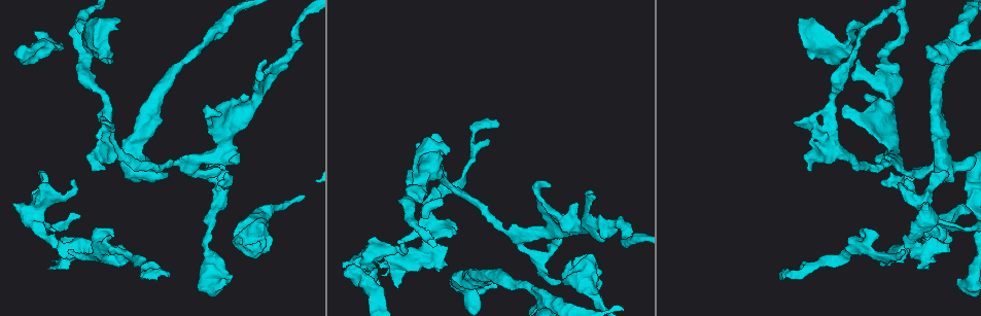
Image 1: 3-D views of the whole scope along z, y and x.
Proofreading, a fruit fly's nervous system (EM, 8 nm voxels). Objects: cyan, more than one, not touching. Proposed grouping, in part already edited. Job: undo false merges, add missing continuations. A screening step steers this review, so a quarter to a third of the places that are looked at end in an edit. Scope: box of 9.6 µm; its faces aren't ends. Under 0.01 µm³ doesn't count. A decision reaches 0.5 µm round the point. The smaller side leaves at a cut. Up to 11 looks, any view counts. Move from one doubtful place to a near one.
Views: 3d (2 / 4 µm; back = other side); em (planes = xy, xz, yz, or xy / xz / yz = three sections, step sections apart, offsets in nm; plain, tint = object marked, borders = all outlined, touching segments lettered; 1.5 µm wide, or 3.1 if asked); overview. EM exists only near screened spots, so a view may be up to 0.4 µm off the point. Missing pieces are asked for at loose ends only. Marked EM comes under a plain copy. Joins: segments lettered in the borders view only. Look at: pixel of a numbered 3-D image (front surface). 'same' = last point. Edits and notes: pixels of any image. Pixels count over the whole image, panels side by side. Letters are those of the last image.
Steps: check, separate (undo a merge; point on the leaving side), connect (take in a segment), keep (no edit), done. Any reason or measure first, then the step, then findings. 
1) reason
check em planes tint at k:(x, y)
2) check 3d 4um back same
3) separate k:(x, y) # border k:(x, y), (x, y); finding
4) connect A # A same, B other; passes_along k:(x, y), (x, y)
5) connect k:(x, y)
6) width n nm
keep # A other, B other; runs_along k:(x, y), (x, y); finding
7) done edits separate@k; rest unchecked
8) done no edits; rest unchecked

free end
check 3d 2um back at 1:(902, 183)

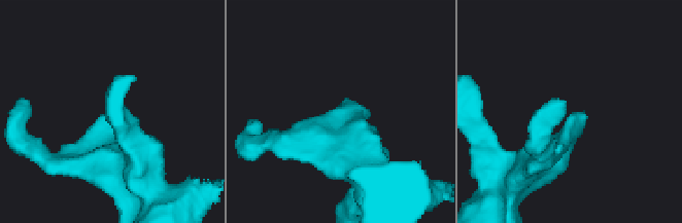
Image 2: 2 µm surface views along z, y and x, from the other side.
arm_widths 170, 340 nm
check em planes borders at 2:(568, 118)

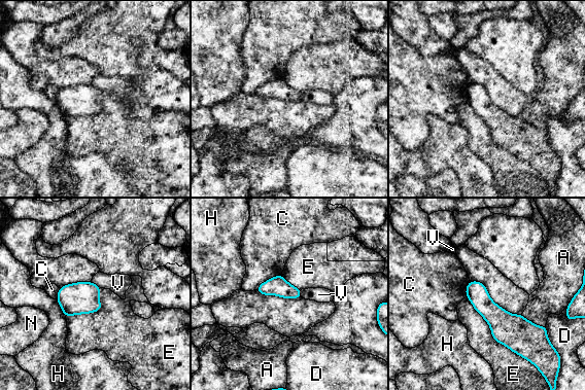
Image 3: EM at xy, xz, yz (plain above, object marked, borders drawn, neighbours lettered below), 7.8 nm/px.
keep # A other, C other, D other, E other, H other, N other, V other; border 3:(91, 282), (101, 287); no lettered segment goes on from it

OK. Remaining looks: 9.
check 3d 2um at 1:(885, 183)

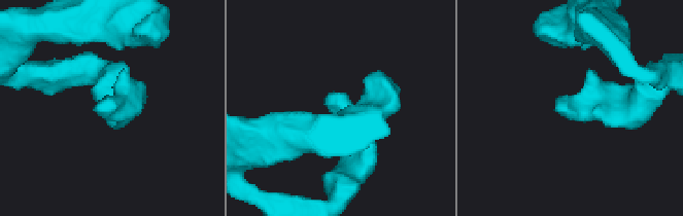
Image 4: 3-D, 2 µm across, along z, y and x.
check em planes tint at 4:(327, 102)

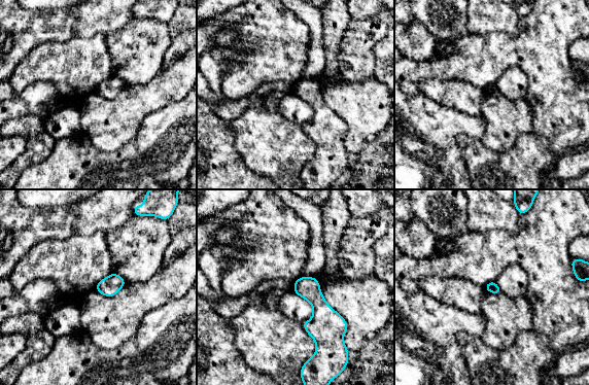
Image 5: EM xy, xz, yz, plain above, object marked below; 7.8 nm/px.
check em planes borders same

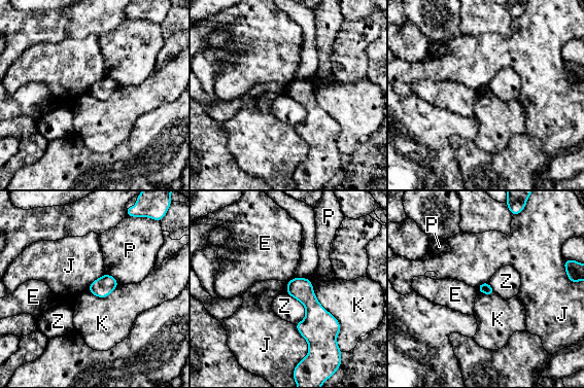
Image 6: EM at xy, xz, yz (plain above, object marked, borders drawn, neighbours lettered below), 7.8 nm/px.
keep # E other, J other, K other, P other, Z other; border 6:(306, 278), (340, 325), (337, 342); none of them fits

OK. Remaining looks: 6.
free end
check 3d 2um at 1:(860, 234)

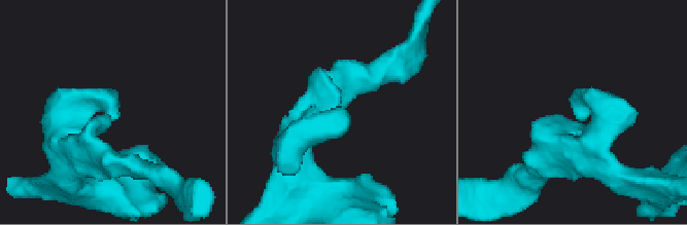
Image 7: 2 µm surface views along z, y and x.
check em planes tint at 7:(114, 111)

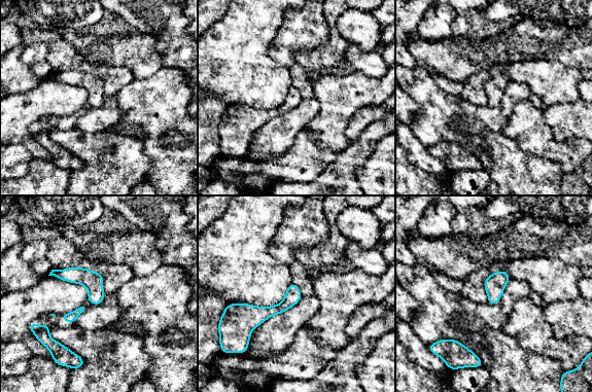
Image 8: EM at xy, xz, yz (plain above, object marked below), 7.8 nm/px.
check em planes borders same

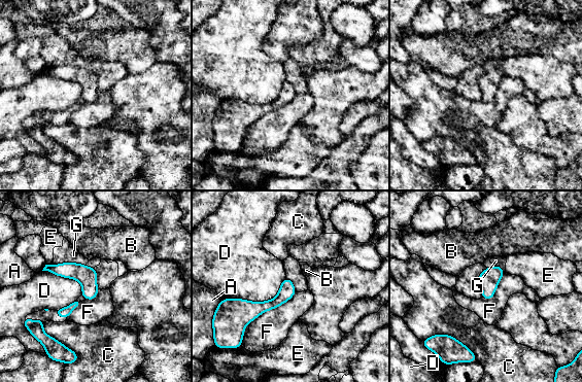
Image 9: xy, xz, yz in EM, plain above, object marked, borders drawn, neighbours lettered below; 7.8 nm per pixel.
keep # A other, B other, C other, D other, E other, F other, G other; none of them fits

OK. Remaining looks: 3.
an open end
check em xy step 4 borders at 1:(796, 125)

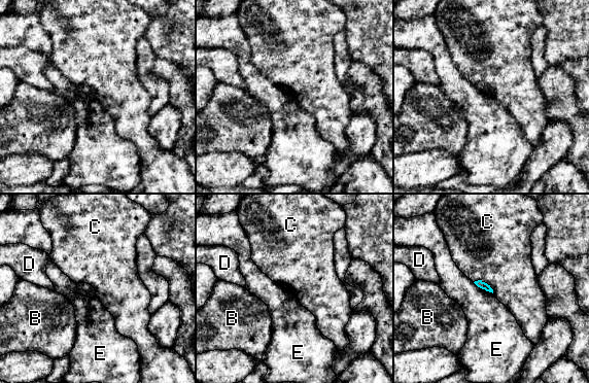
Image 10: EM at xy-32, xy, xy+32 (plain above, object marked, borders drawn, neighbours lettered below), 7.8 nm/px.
keep # B other, C other, D other, E other; border 10:(473, 282), (492, 293); none of them fits

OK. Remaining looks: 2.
abrupt turn
check em planes borders at 1:(92, 54)

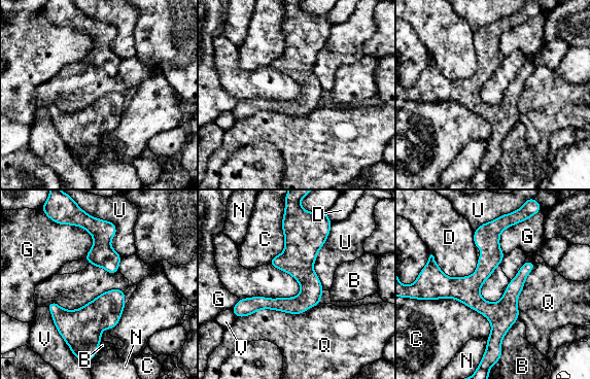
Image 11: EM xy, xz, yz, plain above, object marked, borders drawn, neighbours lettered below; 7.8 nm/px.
width 220 nm
keep # B other, C other, D other, G other, N other, Q other, U other, V other; border 11:(425, 299), (456, 299), (491, 333); one neuron here

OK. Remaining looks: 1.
done no edits; rest unchecked

